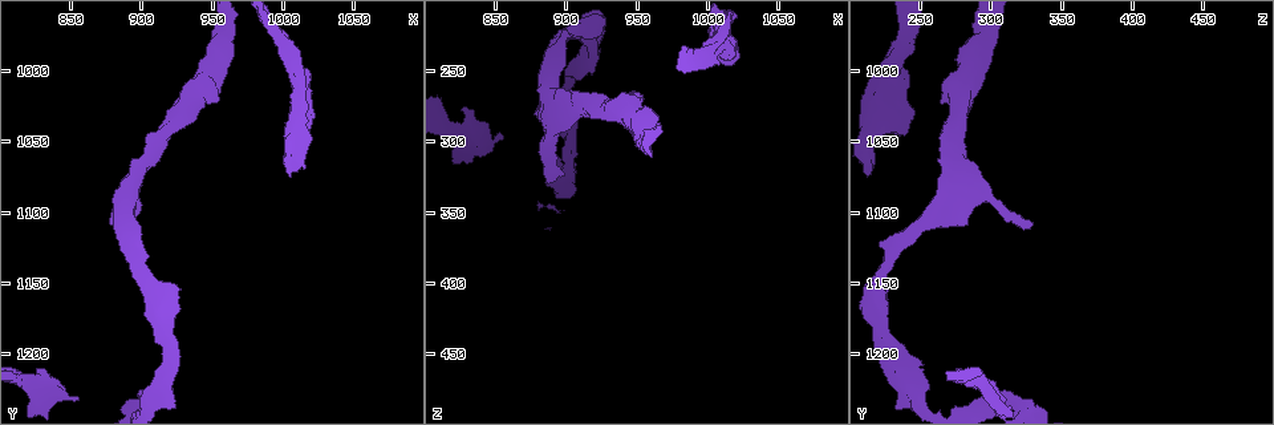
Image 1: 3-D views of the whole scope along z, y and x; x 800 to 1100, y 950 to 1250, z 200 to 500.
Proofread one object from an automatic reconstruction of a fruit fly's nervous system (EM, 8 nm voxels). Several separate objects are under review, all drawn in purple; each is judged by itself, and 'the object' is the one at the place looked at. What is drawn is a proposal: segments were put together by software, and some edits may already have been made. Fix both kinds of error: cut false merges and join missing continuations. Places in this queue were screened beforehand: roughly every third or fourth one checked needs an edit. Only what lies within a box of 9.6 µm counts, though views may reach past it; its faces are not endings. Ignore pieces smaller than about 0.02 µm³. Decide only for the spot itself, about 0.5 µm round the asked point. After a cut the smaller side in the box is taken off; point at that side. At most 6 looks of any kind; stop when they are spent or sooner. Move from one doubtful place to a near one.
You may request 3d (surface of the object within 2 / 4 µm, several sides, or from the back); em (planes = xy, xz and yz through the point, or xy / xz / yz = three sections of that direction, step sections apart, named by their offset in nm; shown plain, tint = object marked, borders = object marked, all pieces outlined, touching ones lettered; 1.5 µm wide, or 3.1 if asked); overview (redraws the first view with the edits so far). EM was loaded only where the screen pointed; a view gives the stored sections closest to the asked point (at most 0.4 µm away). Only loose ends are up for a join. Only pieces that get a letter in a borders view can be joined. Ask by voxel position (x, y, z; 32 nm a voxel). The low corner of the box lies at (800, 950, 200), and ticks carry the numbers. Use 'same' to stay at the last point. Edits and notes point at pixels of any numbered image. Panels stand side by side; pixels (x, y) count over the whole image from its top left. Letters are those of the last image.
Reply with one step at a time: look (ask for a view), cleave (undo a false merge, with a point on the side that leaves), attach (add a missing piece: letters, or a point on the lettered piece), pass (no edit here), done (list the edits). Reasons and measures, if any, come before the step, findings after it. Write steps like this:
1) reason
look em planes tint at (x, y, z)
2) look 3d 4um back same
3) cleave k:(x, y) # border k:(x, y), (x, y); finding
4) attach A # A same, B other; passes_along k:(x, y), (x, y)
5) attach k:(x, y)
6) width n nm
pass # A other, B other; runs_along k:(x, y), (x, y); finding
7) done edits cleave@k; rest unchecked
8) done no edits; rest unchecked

arms part here
look em planes tint at (920, 1200, 232)

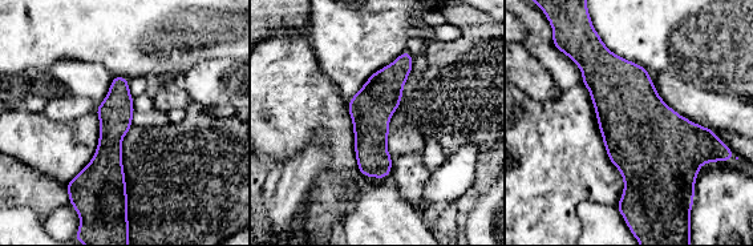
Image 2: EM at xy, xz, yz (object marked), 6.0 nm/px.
what lies round it
look em planes borders same

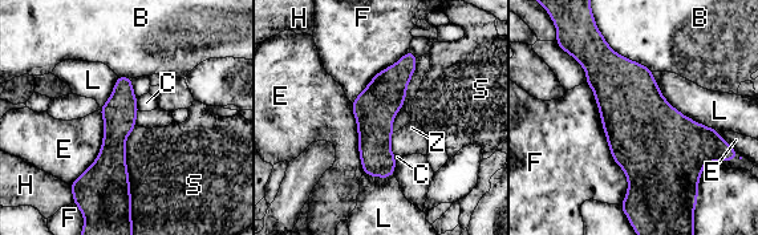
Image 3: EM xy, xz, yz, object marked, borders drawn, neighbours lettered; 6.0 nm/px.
pass # B other, C other, E other, F other, H other, L other, S other, Z other; border 3:(137, 98), (137, 108), (140, 110); continuous, no second neuron

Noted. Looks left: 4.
an open end
look 3d 2um back at (900, 1110, 326)

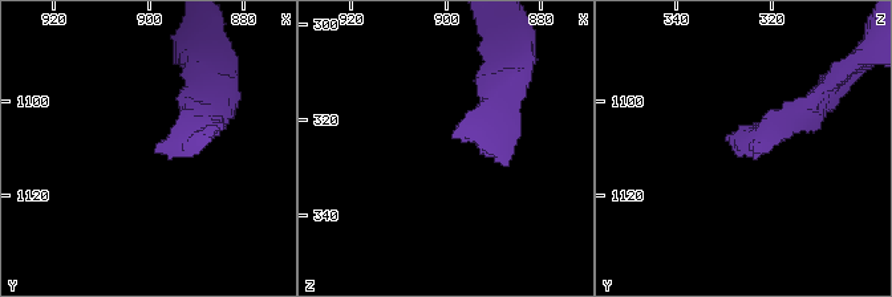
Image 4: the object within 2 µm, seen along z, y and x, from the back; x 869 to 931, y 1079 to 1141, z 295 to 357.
shape alone is not enough
look em xy step 4 borders at (898, 1111, 323)

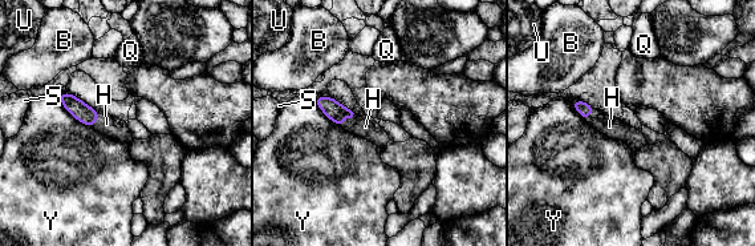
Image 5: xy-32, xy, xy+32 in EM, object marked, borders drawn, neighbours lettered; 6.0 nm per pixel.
attach H # B other, H same, Q other, S other, U other, Y other; it goes on there

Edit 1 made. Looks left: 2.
redraw
look overview

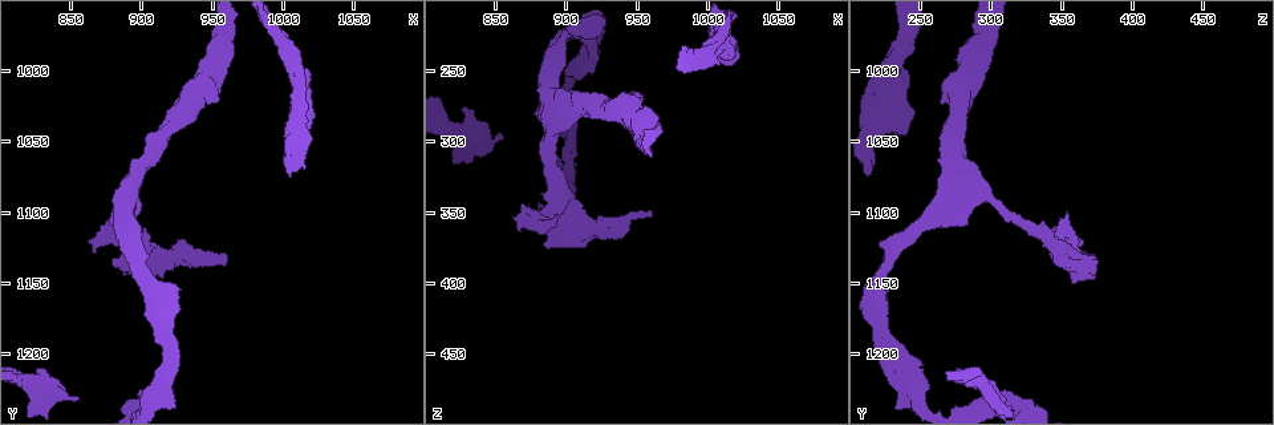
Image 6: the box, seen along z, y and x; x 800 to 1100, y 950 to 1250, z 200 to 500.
sudden change in width
look em planes borders at (830, 1226, 300)

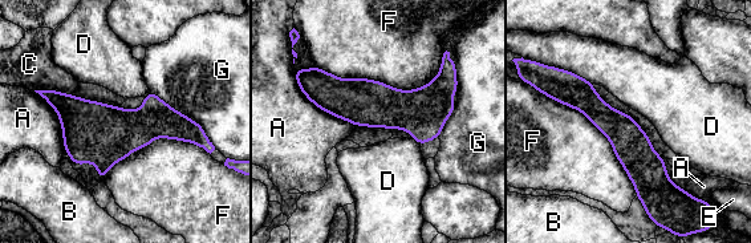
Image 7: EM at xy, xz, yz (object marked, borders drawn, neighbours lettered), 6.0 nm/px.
pass # A other, B other, C other, D other, E other, F other, G other; runs_along 7:(581, 81), (644, 165), (661, 215); continuous, no second neuron

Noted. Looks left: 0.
done edits attach@5; rest unchecked

